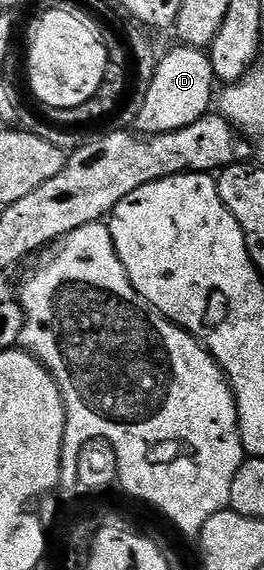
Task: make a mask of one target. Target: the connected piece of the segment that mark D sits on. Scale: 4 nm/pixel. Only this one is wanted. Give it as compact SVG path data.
M175 47L168 54L161 56L156 62L154 79L146 91L146 99L142 103L142 111L136 116L135 132L140 135L155 135L157 133L169 133L178 131L182 127L190 127L198 119L202 119L214 105L214 89L217 84L216 77L212 74L212 58L205 50L189 49L187 47Z

